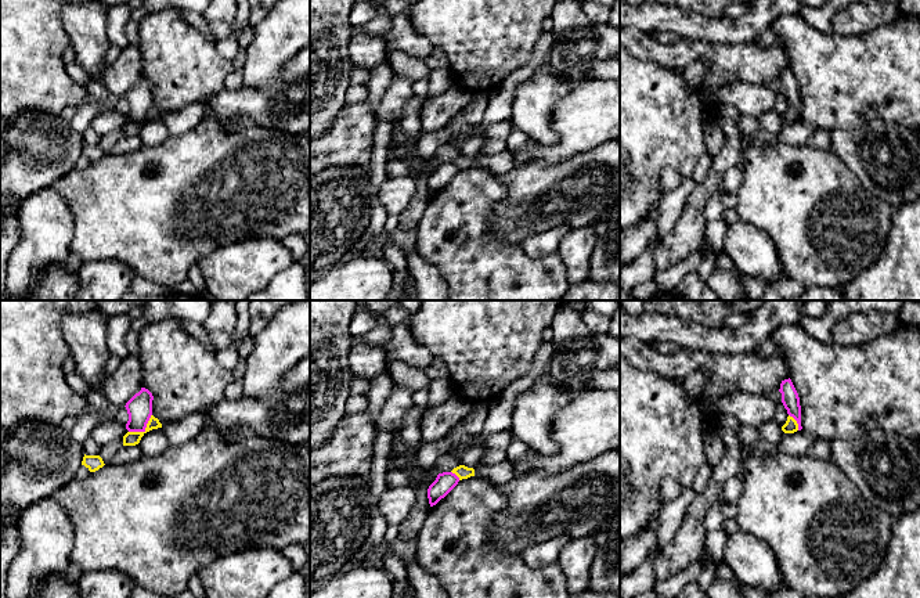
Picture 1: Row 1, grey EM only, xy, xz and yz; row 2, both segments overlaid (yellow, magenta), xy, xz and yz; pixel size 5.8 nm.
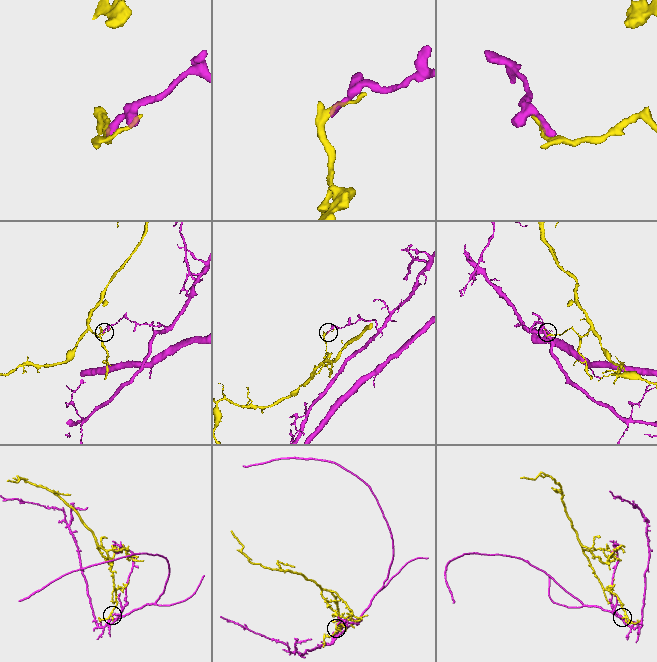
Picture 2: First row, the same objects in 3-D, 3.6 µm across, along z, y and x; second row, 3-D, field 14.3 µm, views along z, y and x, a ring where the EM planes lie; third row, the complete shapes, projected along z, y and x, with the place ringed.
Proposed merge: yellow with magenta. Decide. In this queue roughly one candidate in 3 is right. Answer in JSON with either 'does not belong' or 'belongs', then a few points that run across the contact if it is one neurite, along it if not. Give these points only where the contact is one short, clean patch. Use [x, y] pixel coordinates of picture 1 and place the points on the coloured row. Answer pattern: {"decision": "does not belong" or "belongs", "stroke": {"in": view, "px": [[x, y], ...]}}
{"decision": "does not belong", "stroke": {"in": "xy", "px": [[151, 414], [143, 431], [129, 432]]}}

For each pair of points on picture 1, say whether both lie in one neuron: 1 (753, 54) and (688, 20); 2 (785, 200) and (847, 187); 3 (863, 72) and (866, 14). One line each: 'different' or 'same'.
1: different
2: same
3: different

